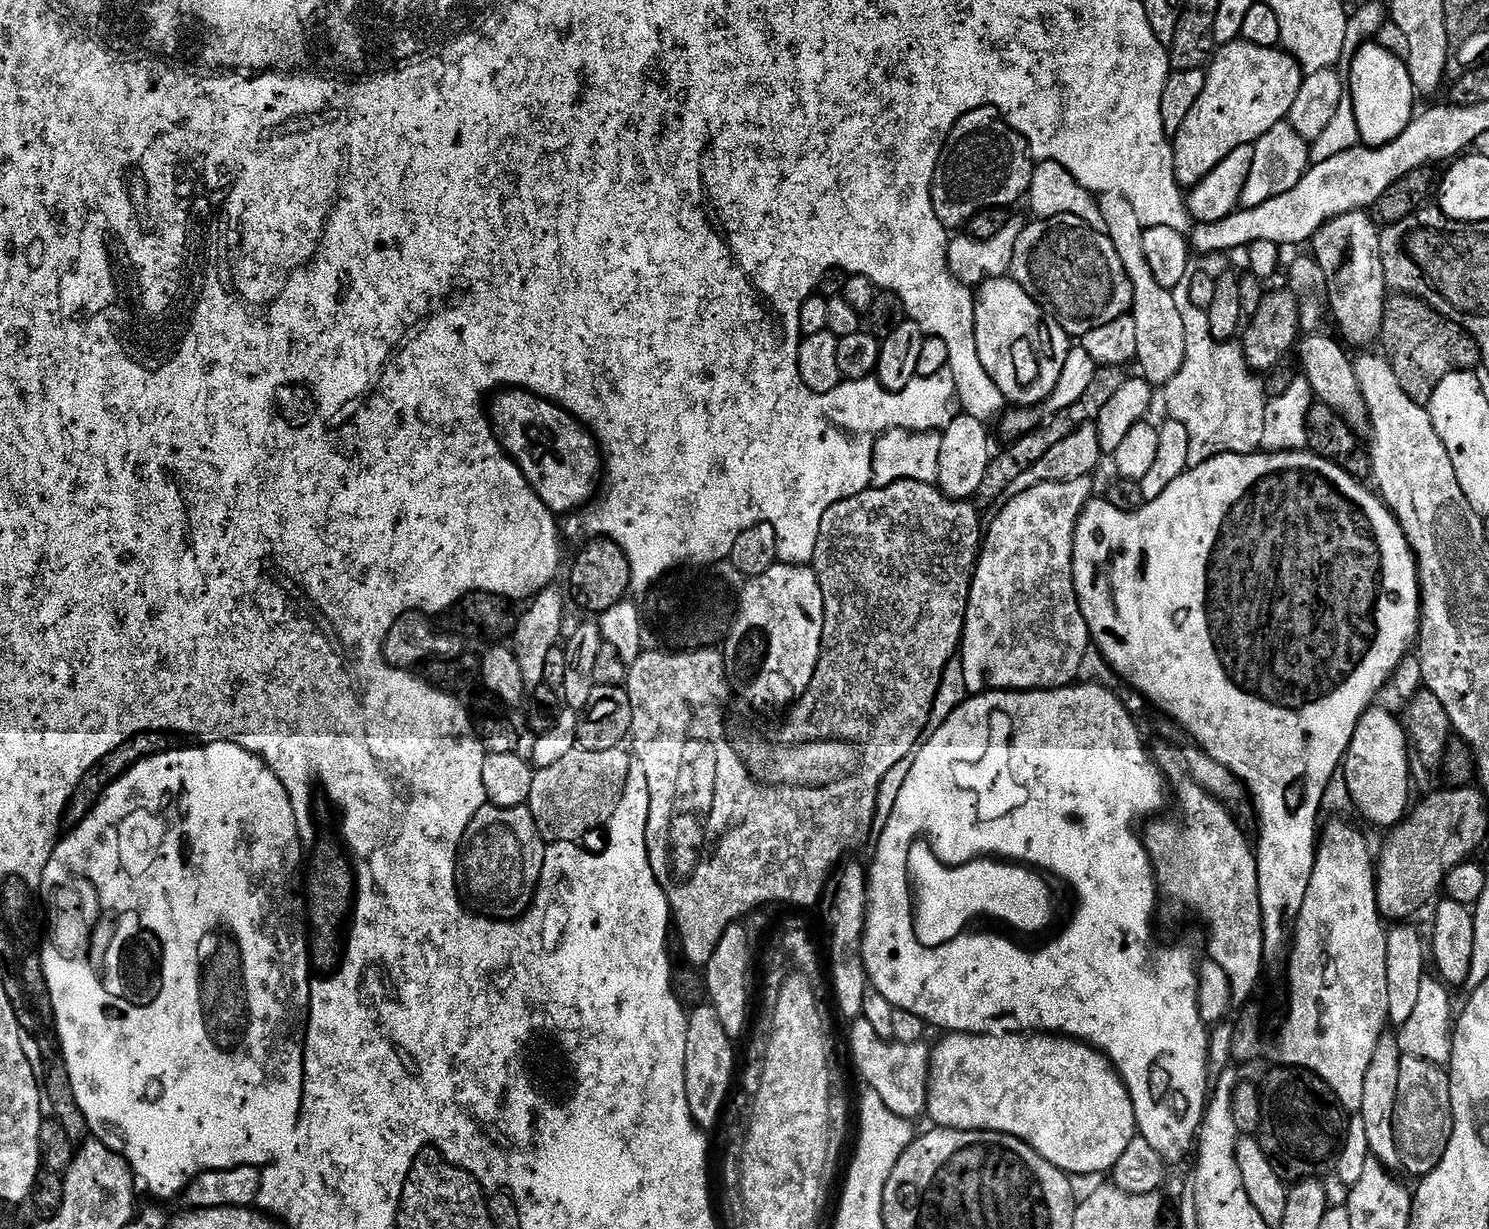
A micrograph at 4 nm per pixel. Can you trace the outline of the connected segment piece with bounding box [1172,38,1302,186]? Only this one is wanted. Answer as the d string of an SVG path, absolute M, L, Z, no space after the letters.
M1243 38L1223 45L1207 65L1204 89L1198 102L1194 102L1194 110L1186 114L1186 122L1182 122L1182 126L1174 134L1172 149L1176 163L1176 181L1181 186L1195 186L1206 178L1206 174L1210 174L1210 170L1214 170L1214 166L1218 166L1218 162L1222 162L1222 158L1229 156L1238 146L1255 145L1276 123L1289 115L1298 96L1301 81L1302 69L1287 50L1254 46L1246 43Z

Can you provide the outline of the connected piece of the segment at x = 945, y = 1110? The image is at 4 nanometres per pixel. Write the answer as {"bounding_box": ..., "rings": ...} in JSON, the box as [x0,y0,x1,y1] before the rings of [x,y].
{"bounding_box":[926,1032,1138,1176],"rings":[[[953,1032],[943,1037],[945,1040],[941,1042],[937,1048],[933,1047],[930,1052],[930,1063],[928,1066],[928,1107],[926,1109],[927,1119],[932,1119],[931,1122],[938,1128],[953,1128],[954,1130],[966,1130],[967,1132],[1001,1132],[1007,1136],[1013,1136],[1018,1138],[1024,1144],[1028,1144],[1035,1150],[1035,1152],[1042,1158],[1046,1158],[1046,1162],[1050,1162],[1055,1168],[1060,1169],[1065,1174],[1071,1174],[1076,1176],[1088,1176],[1091,1172],[1104,1172],[1107,1173],[1112,1167],[1116,1165],[1118,1158],[1122,1156],[1122,1150],[1126,1150],[1126,1146],[1130,1146],[1130,1142],[1136,1135],[1138,1135],[1138,1129],[1136,1126],[1136,1115],[1134,1114],[1134,1106],[1132,1105],[1132,1099],[1128,1093],[1128,1087],[1124,1085],[1124,1081],[1120,1079],[1119,1072],[1113,1068],[1112,1064],[1108,1060],[1107,1056],[1102,1052],[1097,1052],[1095,1048],[1090,1044],[1085,1044],[1078,1040],[1073,1040],[1067,1036],[1061,1036],[1059,1034],[993,1034],[991,1036],[972,1036],[969,1032]]]}

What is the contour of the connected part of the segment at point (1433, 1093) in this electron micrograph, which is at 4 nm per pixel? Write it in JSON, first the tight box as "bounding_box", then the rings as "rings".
{"bounding_box":[1396,1056,1452,1178],"rings":[[[1407,1056],[1398,1070],[1398,1098],[1396,1099],[1396,1144],[1400,1148],[1399,1163],[1415,1178],[1423,1178],[1432,1171],[1430,1162],[1438,1163],[1448,1144],[1452,1103],[1448,1072],[1441,1065],[1432,1064],[1416,1056]]]}

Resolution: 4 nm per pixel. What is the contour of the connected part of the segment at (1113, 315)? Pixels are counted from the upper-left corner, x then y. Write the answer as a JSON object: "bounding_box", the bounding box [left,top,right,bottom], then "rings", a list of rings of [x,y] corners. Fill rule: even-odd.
{"bounding_box":[1010,216,1132,338],"rings":[[[1051,216],[1045,220],[1033,219],[1031,221],[1033,224],[1031,222],[1025,223],[1022,234],[1014,246],[1014,258],[1010,269],[1011,279],[1016,280],[1018,286],[1022,286],[1022,290],[1026,290],[1032,295],[1033,300],[1039,302],[1051,315],[1055,316],[1056,321],[1062,326],[1062,330],[1072,338],[1085,336],[1086,333],[1098,326],[1106,326],[1106,322],[1112,322],[1122,316],[1129,315],[1132,310],[1132,283],[1122,266],[1122,258],[1118,258],[1118,250],[1114,250],[1114,242],[1110,242],[1110,238],[1103,231],[1097,230],[1095,232],[1090,225],[1083,224],[1082,221],[1080,216]]]}

